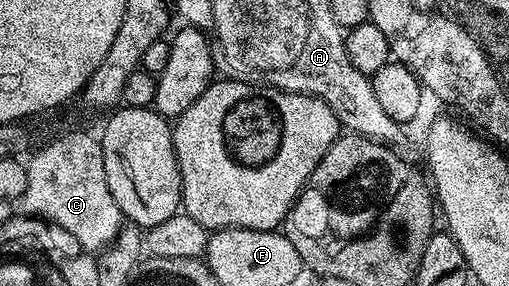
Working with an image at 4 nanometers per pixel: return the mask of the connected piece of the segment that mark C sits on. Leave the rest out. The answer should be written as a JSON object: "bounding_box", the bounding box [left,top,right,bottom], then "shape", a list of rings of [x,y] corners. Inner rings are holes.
{"bounding_box":[18,131,122,253],"shape":[[[68,131],[57,137],[53,143],[45,145],[41,151],[31,152],[32,160],[27,160],[26,193],[18,200],[23,214],[47,219],[54,225],[62,225],[73,237],[78,237],[78,245],[88,253],[99,253],[112,242],[122,226],[122,216],[118,209],[118,201],[114,201],[114,193],[110,193],[110,185],[106,181],[106,165],[99,138],[88,131]]]}

